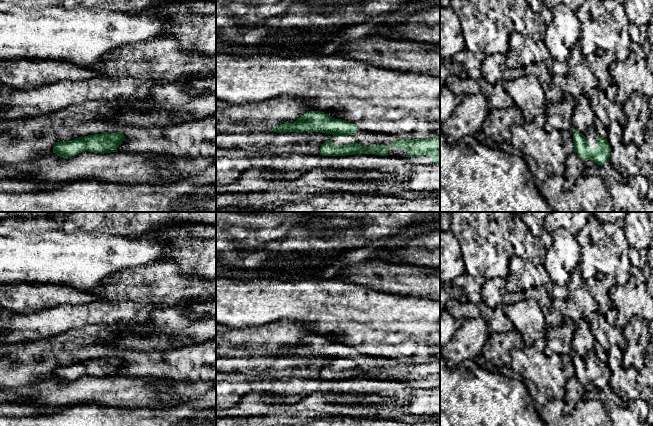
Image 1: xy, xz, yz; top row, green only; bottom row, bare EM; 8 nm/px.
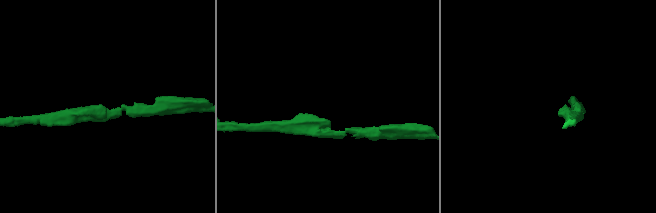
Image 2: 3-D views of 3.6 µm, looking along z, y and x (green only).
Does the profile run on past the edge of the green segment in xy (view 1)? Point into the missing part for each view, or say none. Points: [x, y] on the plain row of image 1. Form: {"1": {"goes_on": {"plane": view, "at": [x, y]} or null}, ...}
{"1": {"goes_on": null}}

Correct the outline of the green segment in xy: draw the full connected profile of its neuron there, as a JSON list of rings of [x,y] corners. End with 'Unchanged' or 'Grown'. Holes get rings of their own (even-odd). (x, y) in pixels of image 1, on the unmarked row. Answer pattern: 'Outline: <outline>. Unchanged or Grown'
Outline: [[[123,356],[103,357],[79,361],[71,365],[57,366],[53,377],[63,382],[70,382],[82,375],[94,377],[118,376],[117,371],[122,368],[125,360]]]. Unchanged

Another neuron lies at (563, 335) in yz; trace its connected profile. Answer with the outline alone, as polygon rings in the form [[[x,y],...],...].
[[[564,317],[558,328],[552,328],[547,325],[545,330],[546,346],[544,352],[549,356],[553,353],[558,355],[575,354],[572,345],[573,334],[576,324],[568,317]]]

